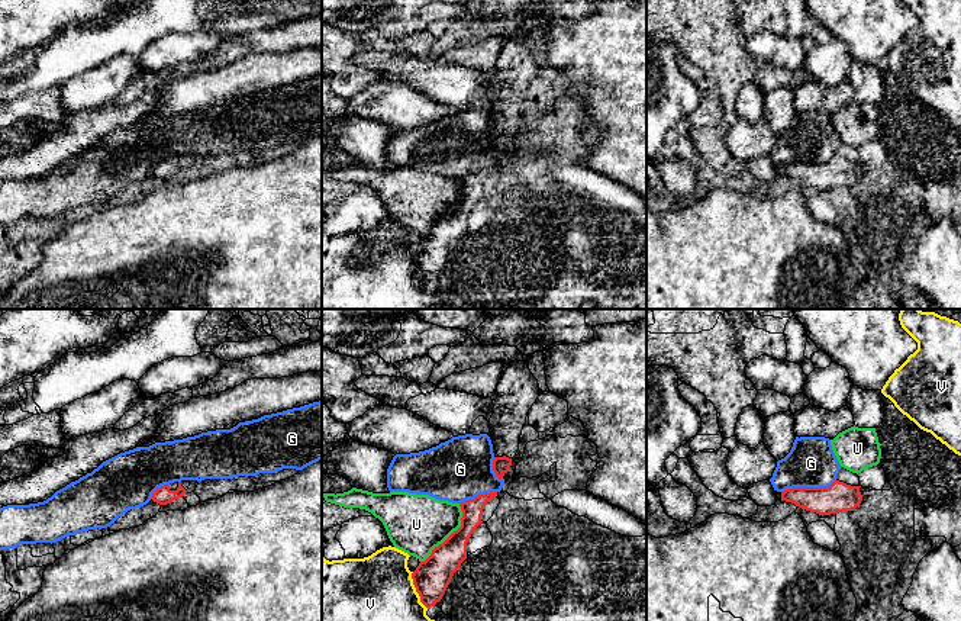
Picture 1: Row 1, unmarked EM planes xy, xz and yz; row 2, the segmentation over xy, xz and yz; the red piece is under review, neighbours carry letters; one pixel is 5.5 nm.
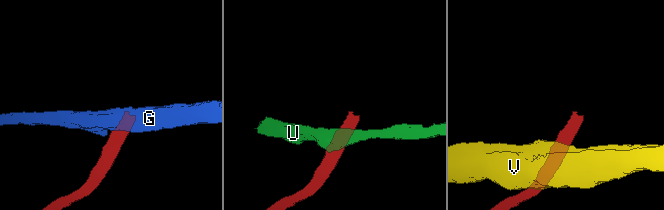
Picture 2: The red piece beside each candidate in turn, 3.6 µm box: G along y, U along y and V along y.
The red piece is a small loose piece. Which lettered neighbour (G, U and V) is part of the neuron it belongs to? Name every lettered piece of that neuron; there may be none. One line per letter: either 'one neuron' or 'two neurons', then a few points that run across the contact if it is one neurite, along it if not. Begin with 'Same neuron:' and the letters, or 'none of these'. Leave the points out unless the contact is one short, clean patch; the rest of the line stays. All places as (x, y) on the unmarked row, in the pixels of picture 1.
Same neuron: none of these
G: two neurons | yz (835, 154), (826, 161), (793, 161), (781, 167)
U: two neurons | xz (460, 179), (461, 199), (421, 237)
V: two neurons

